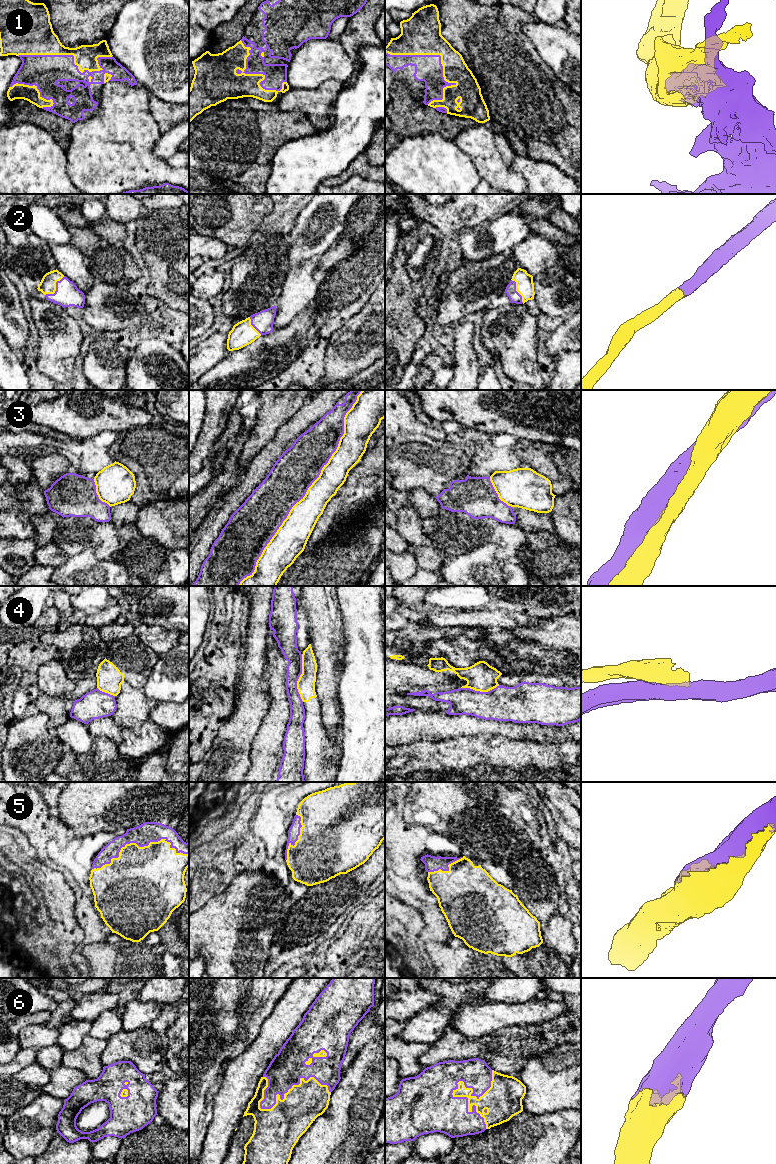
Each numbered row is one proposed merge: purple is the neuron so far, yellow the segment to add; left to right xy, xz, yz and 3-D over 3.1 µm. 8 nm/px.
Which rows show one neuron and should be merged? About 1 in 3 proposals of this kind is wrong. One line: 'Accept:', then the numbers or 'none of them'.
Accept: 1, 2, 5, 6

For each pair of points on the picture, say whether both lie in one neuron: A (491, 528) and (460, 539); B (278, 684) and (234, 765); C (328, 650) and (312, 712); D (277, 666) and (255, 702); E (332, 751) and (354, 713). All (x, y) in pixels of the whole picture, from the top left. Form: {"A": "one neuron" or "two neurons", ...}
{"A": "one neuron", "B": "two neurons", "C": "two neurons", "D": "two neurons", "E": "two neurons"}

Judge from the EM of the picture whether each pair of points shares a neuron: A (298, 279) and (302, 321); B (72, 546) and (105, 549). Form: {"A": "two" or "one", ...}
{"A": "two", "B": "one"}

